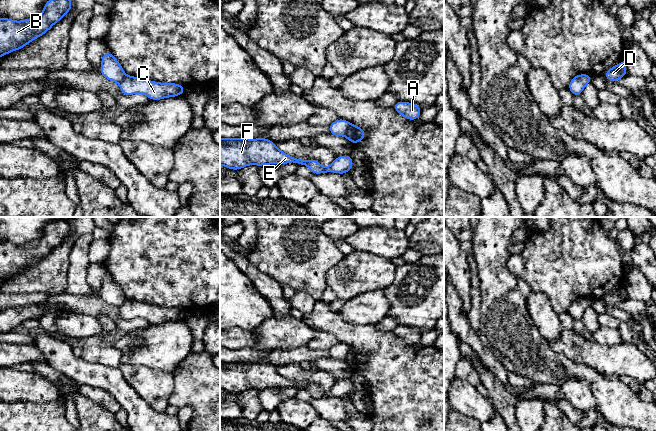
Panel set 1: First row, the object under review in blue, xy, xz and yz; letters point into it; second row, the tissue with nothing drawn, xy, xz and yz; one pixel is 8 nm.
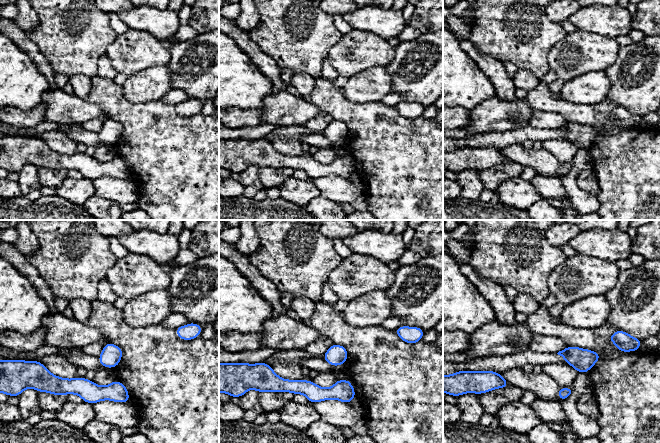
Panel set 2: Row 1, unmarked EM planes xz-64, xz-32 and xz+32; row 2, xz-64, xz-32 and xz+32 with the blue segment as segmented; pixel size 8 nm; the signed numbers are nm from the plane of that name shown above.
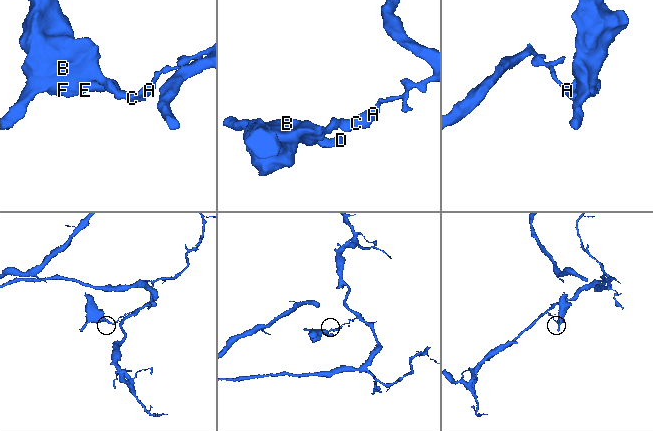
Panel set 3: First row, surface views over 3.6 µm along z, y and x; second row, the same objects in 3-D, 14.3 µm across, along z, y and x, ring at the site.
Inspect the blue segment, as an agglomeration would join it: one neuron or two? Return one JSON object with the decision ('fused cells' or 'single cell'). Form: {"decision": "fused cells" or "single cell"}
{"decision": "fused cells"}

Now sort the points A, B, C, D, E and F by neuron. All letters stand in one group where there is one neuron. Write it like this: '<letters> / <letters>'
A C / B D E F

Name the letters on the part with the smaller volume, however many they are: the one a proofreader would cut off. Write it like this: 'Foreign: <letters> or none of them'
Foreign: B, D, E, F

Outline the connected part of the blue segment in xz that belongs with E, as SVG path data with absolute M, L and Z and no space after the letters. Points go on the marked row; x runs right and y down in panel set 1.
M259 137L248 138L220 138L220 166L239 170L247 165L288 164L306 165L312 174L339 173L341 175L353 167L351 155L338 156L333 163L324 167L314 159L300 159L283 153L274 142Z

